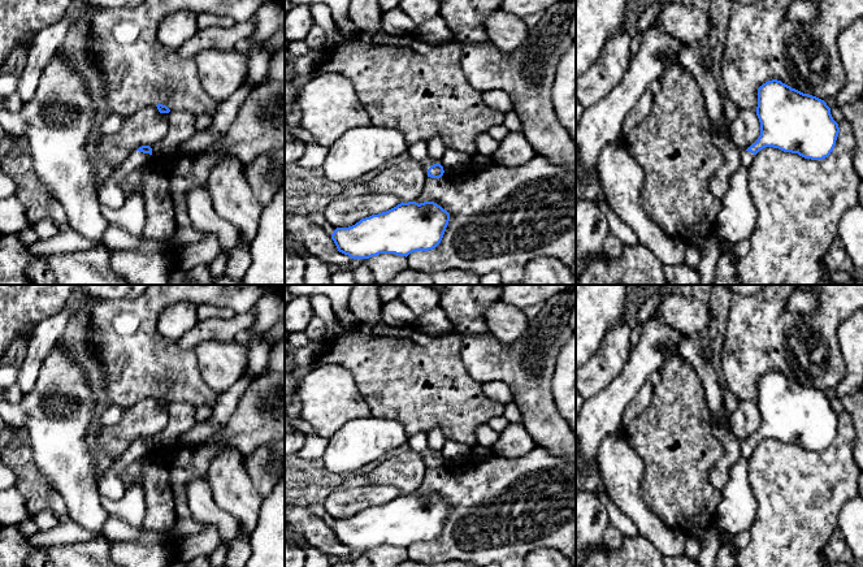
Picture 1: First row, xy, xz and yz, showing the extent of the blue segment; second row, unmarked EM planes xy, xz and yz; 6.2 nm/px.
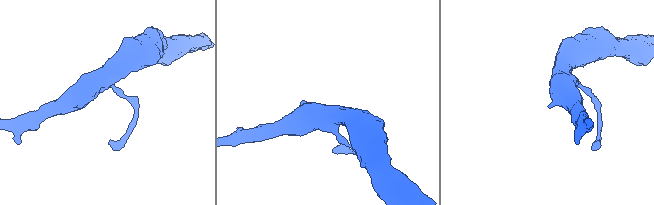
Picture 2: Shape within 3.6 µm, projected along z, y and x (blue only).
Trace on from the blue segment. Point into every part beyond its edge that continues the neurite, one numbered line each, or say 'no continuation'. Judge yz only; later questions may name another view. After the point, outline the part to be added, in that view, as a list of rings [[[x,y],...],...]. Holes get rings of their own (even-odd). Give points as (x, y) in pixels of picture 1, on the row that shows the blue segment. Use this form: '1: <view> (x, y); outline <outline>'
1: yz (746, 158); outline [[[741,151],[741,153],[740,153],[741,166],[749,169],[750,165],[753,164],[753,161],[754,161],[754,157],[755,157],[754,153],[751,153],[749,151]]]

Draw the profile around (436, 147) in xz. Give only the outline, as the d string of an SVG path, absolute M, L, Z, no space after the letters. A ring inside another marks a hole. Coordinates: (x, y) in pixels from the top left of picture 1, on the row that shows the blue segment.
M435 135L426 142L426 146L428 146L428 156L432 160L441 161L441 159L444 155L444 151L447 150L442 138L439 135Z

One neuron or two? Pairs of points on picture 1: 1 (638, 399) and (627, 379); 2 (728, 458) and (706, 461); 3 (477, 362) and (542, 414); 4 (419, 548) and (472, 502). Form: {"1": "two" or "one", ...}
{"1": "two", "2": "two", "3": "one", "4": "one"}

